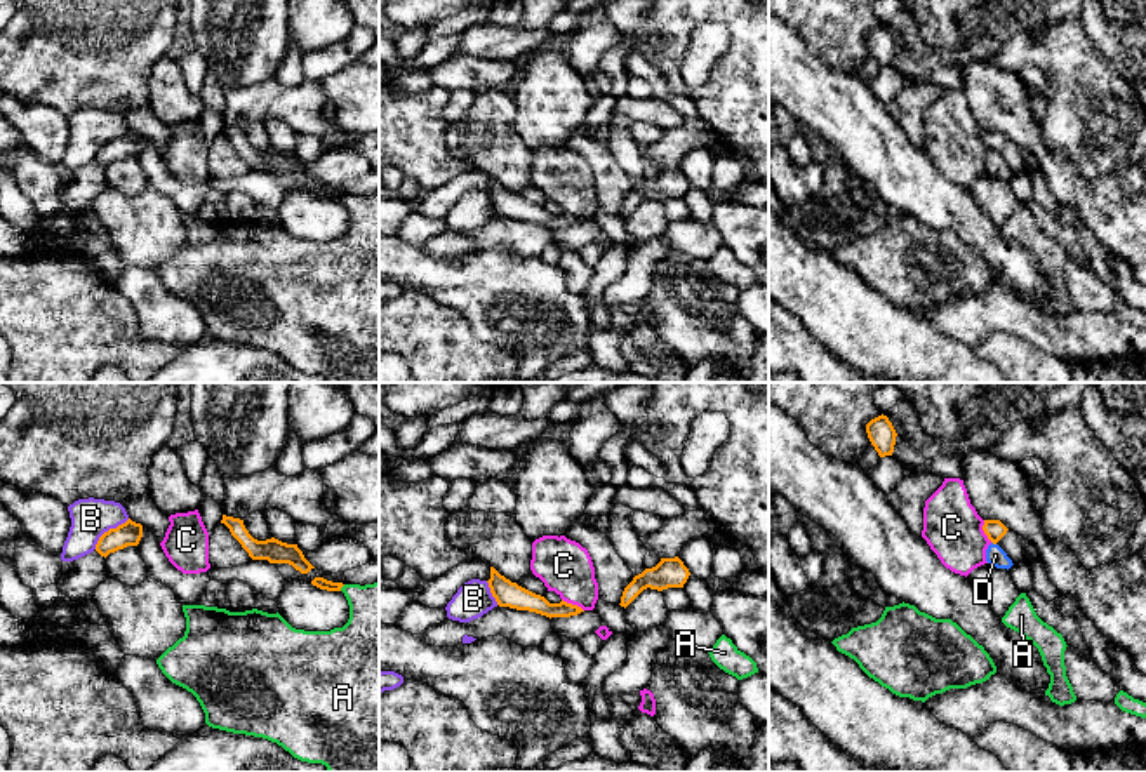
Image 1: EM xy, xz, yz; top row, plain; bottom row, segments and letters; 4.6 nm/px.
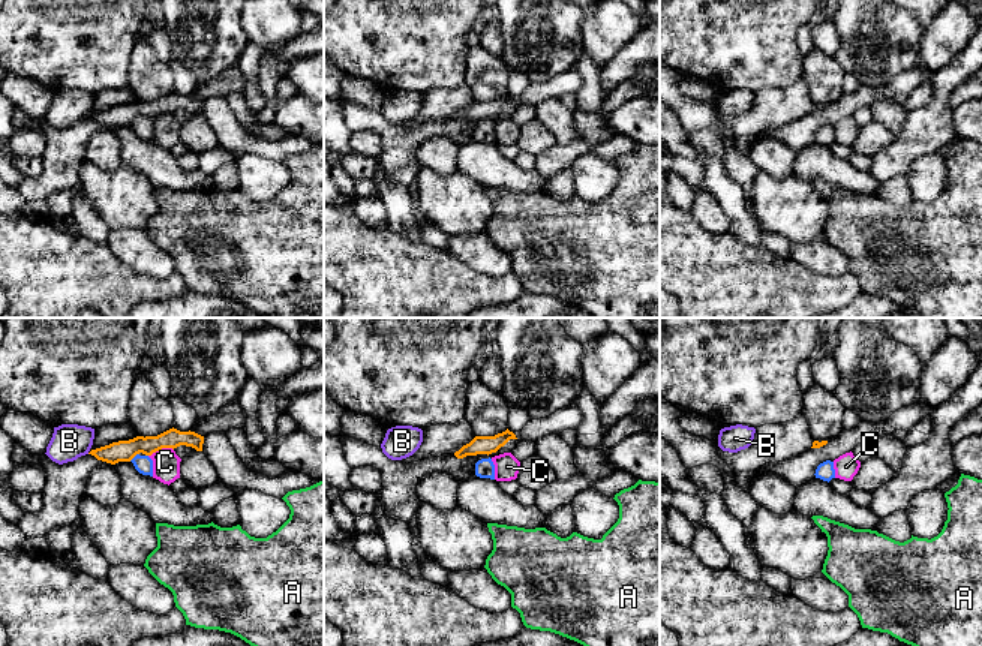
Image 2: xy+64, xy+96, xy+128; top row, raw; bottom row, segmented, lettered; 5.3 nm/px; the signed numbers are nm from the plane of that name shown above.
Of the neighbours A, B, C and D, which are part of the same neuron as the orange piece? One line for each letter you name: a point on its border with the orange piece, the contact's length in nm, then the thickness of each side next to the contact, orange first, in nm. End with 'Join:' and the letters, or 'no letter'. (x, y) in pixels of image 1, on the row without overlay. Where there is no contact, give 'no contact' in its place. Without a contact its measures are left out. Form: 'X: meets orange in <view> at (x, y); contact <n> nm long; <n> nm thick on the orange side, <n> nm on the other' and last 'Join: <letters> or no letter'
Join: no letter

